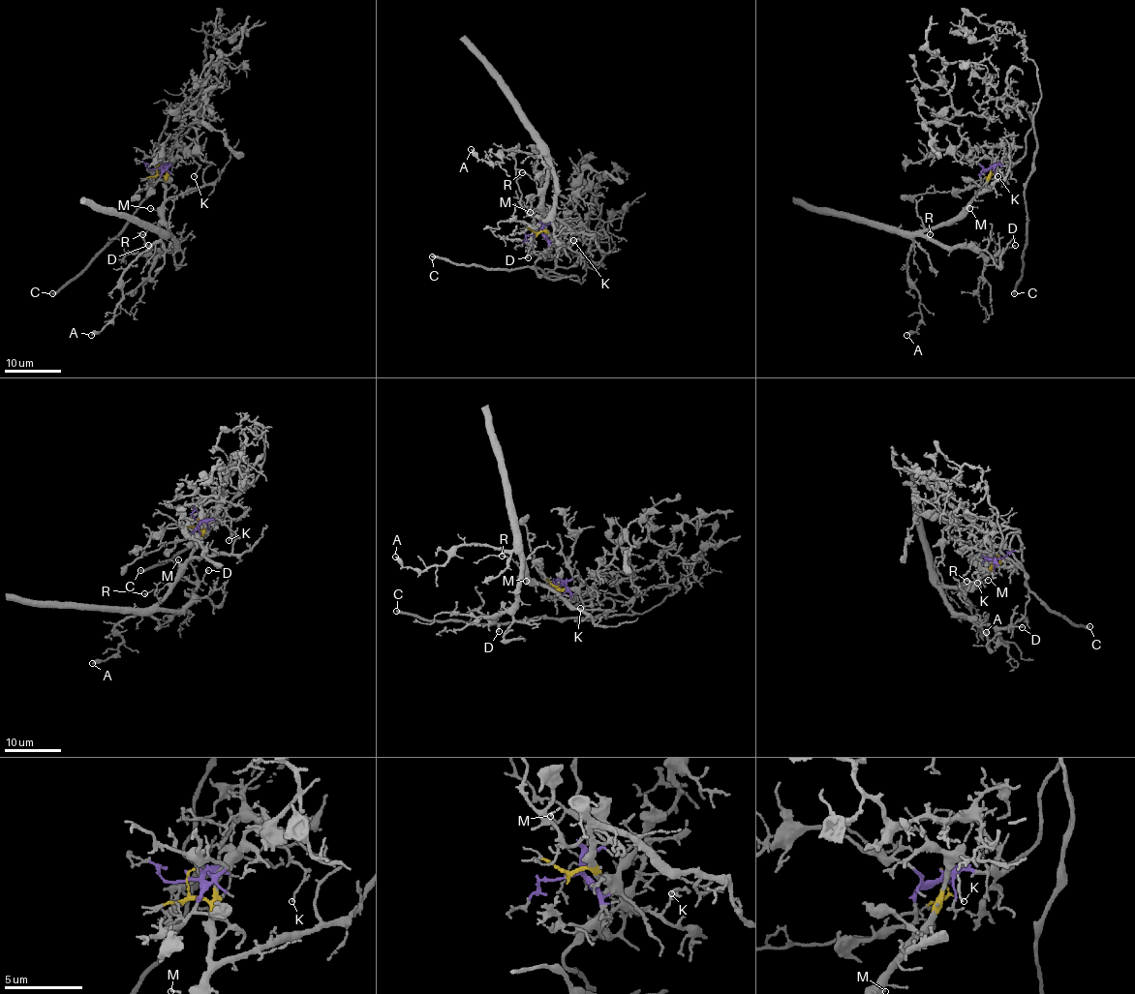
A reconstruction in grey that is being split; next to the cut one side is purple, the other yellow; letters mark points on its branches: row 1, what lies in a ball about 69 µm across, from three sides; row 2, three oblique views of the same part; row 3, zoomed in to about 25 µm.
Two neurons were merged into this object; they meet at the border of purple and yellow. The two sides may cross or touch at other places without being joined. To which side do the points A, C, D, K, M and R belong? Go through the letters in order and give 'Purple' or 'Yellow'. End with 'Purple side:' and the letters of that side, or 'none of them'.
A: Yellow
C: Purple
D: Yellow
K: Purple
M: Yellow
R: Yellow
Purple side: C, K

